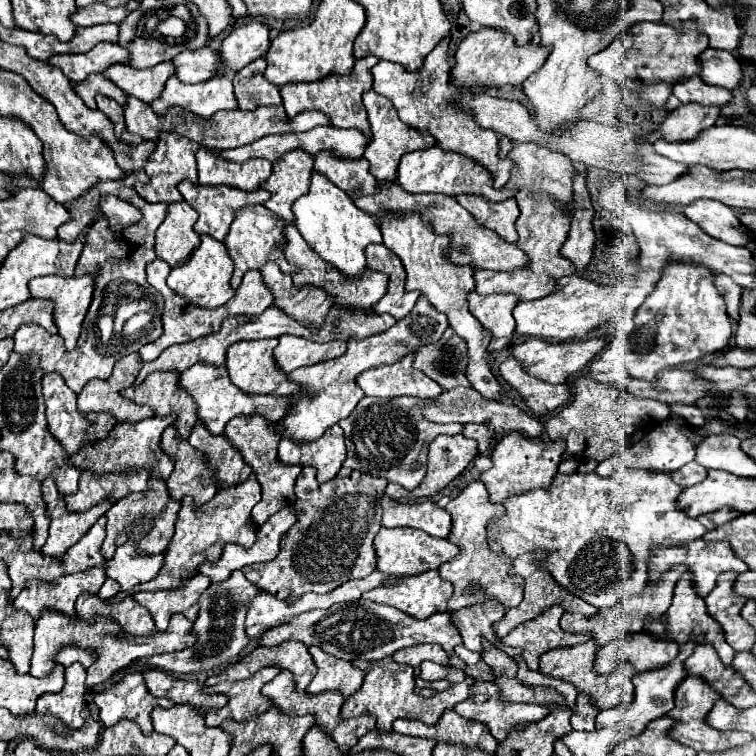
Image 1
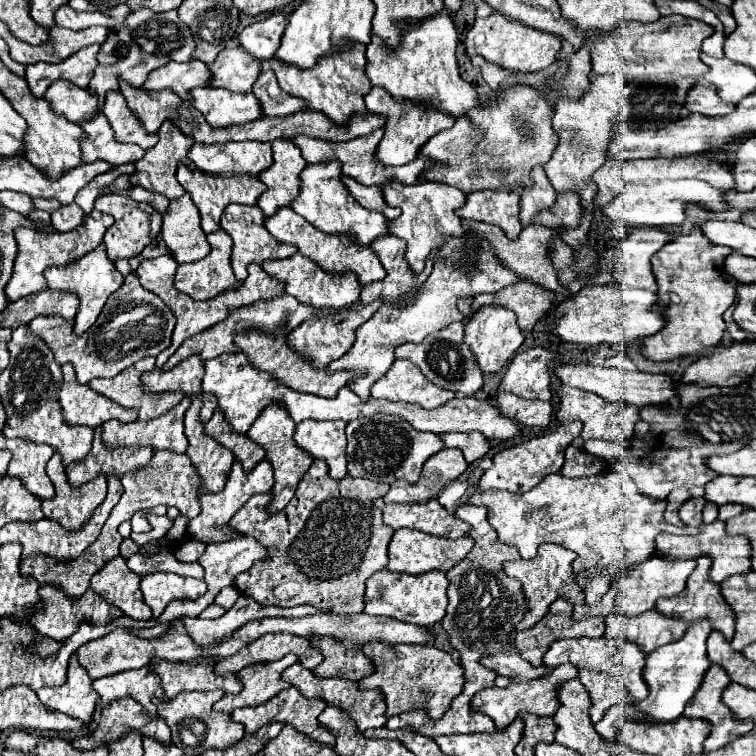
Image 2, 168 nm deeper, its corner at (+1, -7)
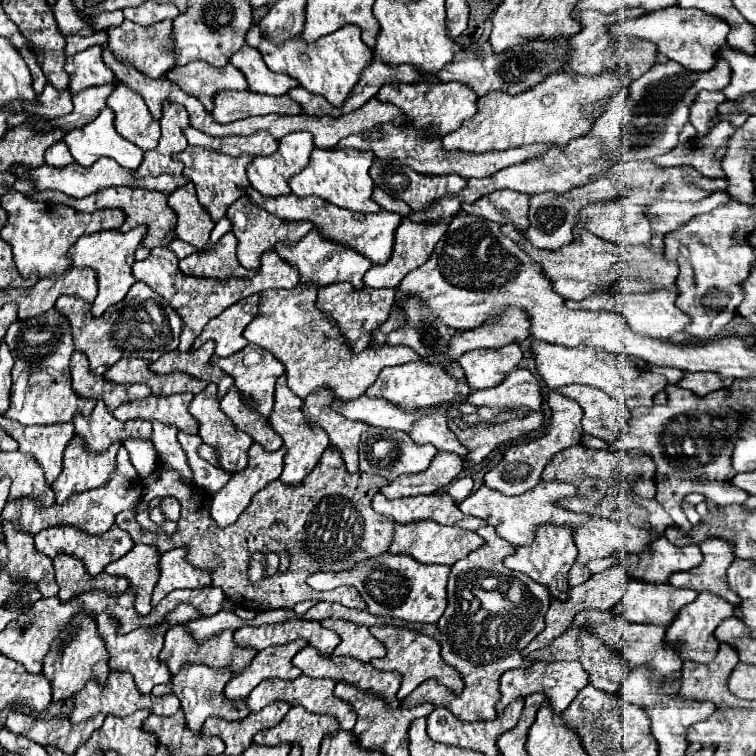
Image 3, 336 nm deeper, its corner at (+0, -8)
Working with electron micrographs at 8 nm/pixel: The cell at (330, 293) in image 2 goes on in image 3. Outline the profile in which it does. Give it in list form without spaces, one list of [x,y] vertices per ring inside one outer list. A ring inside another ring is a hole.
[[[312,228],[304,240],[296,242],[296,244],[278,244],[276,252],[288,260],[288,264],[296,266],[300,276],[302,276],[302,284],[314,284],[314,286],[326,286],[326,284],[338,284],[338,282],[350,282],[354,284],[354,288],[362,288],[364,282],[364,274],[370,270],[372,262],[366,260],[366,256],[362,256],[360,252],[354,252],[354,248],[348,248],[340,242],[332,242],[328,240],[318,228]]]

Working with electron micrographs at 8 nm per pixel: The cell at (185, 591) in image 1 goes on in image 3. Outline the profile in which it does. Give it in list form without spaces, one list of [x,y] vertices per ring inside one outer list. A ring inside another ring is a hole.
[[[174,548],[160,558],[160,580],[152,592],[152,606],[178,588],[204,588],[212,580],[210,572],[196,568],[188,560],[188,548]]]

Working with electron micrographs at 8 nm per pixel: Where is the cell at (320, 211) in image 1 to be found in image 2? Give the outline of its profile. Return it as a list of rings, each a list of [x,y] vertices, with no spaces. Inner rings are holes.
[[[337,161],[307,165],[301,173],[301,193],[291,203],[291,209],[307,219],[315,229],[331,235],[349,235],[359,247],[367,247],[387,231],[387,221],[377,211],[363,209],[341,183],[341,167]]]

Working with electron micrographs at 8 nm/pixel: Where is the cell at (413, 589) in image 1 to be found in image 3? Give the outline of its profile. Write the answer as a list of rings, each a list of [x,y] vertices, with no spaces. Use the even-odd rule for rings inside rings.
[[[384,552],[380,556],[362,560],[360,564],[356,564],[356,568],[352,570],[344,570],[344,572],[314,572],[308,576],[308,586],[314,590],[332,590],[336,586],[354,586],[360,596],[364,598],[368,612],[370,614],[378,614],[378,616],[392,616],[392,618],[400,618],[404,622],[436,622],[444,610],[446,610],[446,578],[450,574],[450,566],[426,566],[420,564],[418,560],[412,560],[410,556],[392,556],[390,552]]]

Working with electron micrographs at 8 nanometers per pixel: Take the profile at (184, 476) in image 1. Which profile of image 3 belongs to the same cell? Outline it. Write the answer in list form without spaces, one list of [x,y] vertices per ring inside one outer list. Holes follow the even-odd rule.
[[[208,384],[206,390],[194,396],[190,402],[190,414],[200,422],[200,438],[214,446],[220,454],[220,464],[228,472],[240,472],[244,466],[248,466],[248,448],[252,446],[252,438],[246,432],[240,432],[238,428],[232,428],[232,420],[220,412],[220,400],[216,398],[216,384]]]

